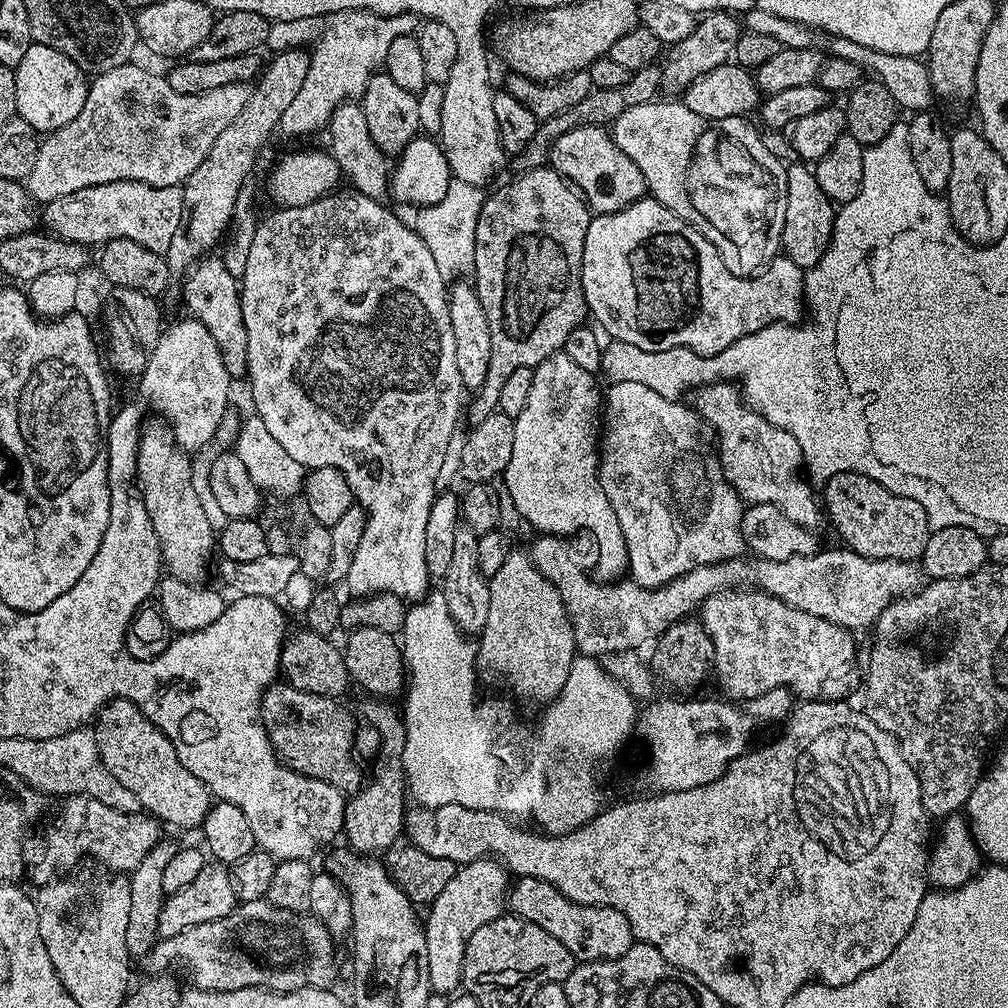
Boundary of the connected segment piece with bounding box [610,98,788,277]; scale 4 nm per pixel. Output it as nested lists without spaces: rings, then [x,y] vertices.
[[[657,99],[650,104],[639,104],[633,108],[627,108],[618,119],[611,125],[612,141],[622,150],[622,154],[626,154],[626,158],[630,158],[630,162],[634,162],[634,166],[638,166],[638,170],[642,170],[642,178],[647,195],[653,200],[657,200],[662,206],[666,206],[666,210],[670,210],[678,218],[682,218],[690,226],[694,226],[694,230],[698,230],[698,234],[702,234],[714,246],[714,250],[718,250],[718,254],[722,258],[722,262],[726,266],[726,270],[730,270],[730,274],[735,276],[755,276],[772,260],[777,259],[778,249],[780,248],[780,239],[782,238],[782,222],[786,222],[786,178],[788,177],[788,168],[783,164],[766,145],[760,141],[760,136],[756,133],[757,125],[755,123],[747,124],[748,120],[743,116],[718,118],[717,120],[707,120],[700,114],[696,114],[688,109],[683,102],[676,104],[672,100]]]

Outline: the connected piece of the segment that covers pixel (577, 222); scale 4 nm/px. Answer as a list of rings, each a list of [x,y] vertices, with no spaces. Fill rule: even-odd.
[[[550,166],[529,168],[527,172],[521,172],[512,179],[516,180],[502,185],[497,192],[489,191],[485,195],[484,205],[478,214],[478,230],[474,234],[474,266],[472,267],[472,272],[474,277],[476,276],[474,287],[478,294],[478,302],[482,302],[482,310],[486,310],[486,323],[490,325],[490,367],[486,370],[486,382],[482,382],[482,386],[475,389],[473,396],[476,397],[473,398],[472,405],[469,408],[467,405],[466,420],[468,420],[467,423],[469,425],[477,424],[486,418],[490,418],[490,414],[497,411],[500,395],[502,394],[502,385],[505,384],[506,378],[510,378],[510,374],[514,374],[516,368],[533,369],[546,358],[550,358],[554,353],[561,351],[567,336],[570,335],[570,330],[581,327],[589,315],[588,303],[582,290],[582,250],[586,246],[586,230],[590,226],[593,217],[588,203],[564,177],[559,176]]]

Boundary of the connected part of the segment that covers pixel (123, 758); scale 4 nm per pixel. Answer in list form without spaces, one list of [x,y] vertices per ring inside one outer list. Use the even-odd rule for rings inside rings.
[[[110,700],[96,713],[95,724],[98,754],[106,770],[110,770],[126,790],[133,792],[145,813],[176,828],[199,829],[203,825],[214,803],[212,793],[201,780],[190,774],[190,770],[186,770],[186,766],[182,766],[170,738],[142,714],[137,704],[129,700]]]

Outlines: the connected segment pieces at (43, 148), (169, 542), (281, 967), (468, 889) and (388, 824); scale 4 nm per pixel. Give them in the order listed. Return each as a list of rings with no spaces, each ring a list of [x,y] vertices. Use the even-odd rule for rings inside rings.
[[[129,62],[122,66],[114,66],[114,70],[99,73],[88,85],[86,102],[82,106],[82,111],[78,113],[78,118],[74,118],[74,122],[66,122],[66,126],[47,133],[40,140],[40,148],[36,151],[34,158],[34,170],[26,181],[28,194],[37,205],[49,204],[54,202],[54,198],[64,198],[66,194],[74,194],[78,190],[86,190],[90,186],[102,186],[106,182],[118,182],[119,180],[142,182],[149,184],[152,188],[175,188],[183,185],[184,181],[190,178],[190,174],[194,174],[194,170],[198,170],[198,166],[202,166],[202,158],[206,158],[206,154],[210,154],[210,146],[214,146],[218,134],[222,134],[222,130],[226,130],[226,126],[230,126],[230,122],[234,122],[234,118],[238,118],[242,106],[246,106],[248,101],[250,88],[247,83],[214,86],[214,90],[206,90],[202,94],[178,94],[174,90],[170,90],[167,75],[160,73],[159,76],[158,73],[151,72],[150,69],[143,68],[142,65],[136,63]]]
[[[156,420],[149,424],[147,421],[140,434],[136,483],[142,489],[146,514],[150,514],[154,534],[160,543],[163,567],[178,578],[200,582],[208,572],[207,564],[212,552],[214,556],[214,525],[206,518],[206,510],[202,510],[202,502],[194,490],[193,457],[177,444],[171,427]]]
[[[265,898],[254,902],[237,903],[236,909],[230,914],[226,914],[226,918],[218,918],[214,922],[202,922],[202,926],[190,926],[190,930],[182,930],[182,934],[157,939],[156,945],[147,954],[146,963],[148,963],[149,968],[147,971],[152,974],[168,974],[173,970],[177,973],[185,972],[192,979],[191,987],[201,992],[225,992],[226,990],[242,990],[243,988],[266,988],[270,992],[293,992],[299,988],[328,988],[331,985],[331,980],[336,976],[336,948],[332,944],[335,944],[334,937],[315,916],[304,912],[282,910]]]
[[[485,858],[475,860],[469,864],[461,864],[457,867],[454,878],[450,878],[449,884],[443,888],[442,894],[438,894],[436,901],[427,909],[428,920],[423,921],[426,934],[426,958],[428,959],[428,987],[433,993],[455,993],[461,987],[464,979],[464,955],[470,937],[477,932],[486,922],[494,922],[505,911],[506,901],[510,891],[510,873],[499,860]]]
[[[380,698],[365,710],[364,716],[376,727],[376,732],[384,741],[380,744],[380,757],[372,772],[365,779],[359,792],[351,793],[344,806],[343,835],[348,836],[347,847],[361,854],[380,854],[383,848],[391,849],[405,831],[406,783],[403,768],[403,746],[406,738],[404,718],[399,707],[387,699]]]

